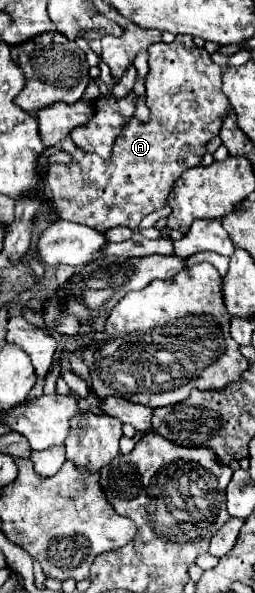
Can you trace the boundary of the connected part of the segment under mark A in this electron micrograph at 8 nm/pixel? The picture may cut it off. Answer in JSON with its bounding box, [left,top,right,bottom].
[47,36,229,232]

